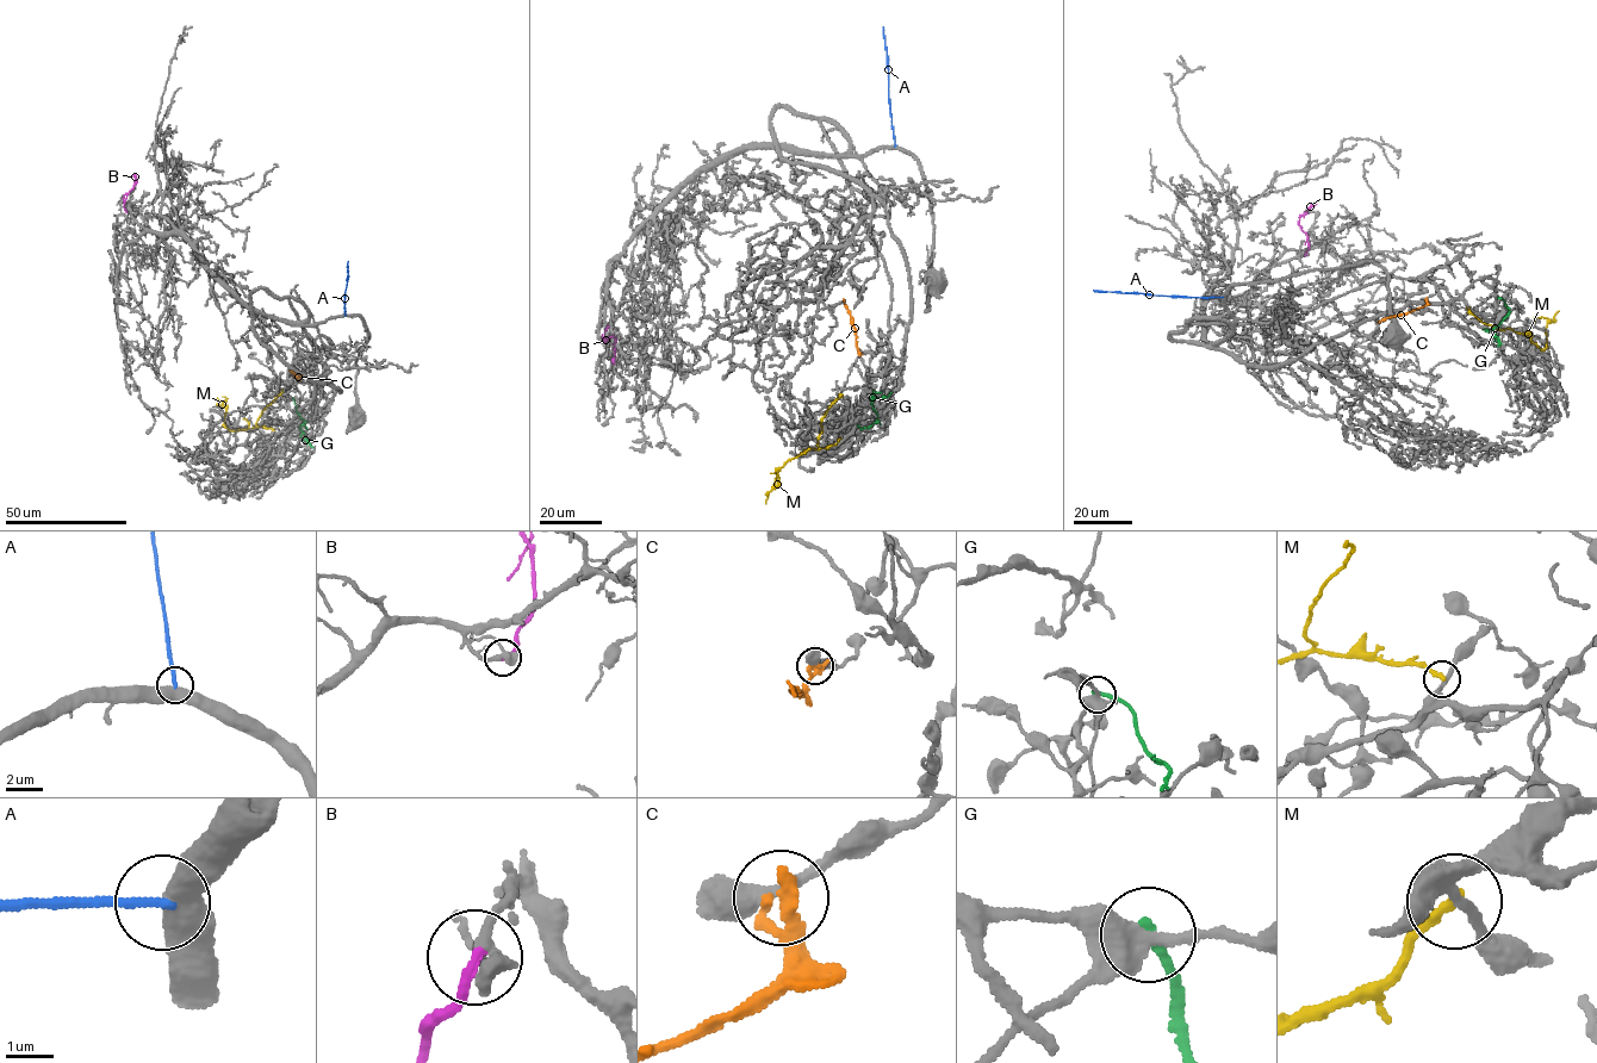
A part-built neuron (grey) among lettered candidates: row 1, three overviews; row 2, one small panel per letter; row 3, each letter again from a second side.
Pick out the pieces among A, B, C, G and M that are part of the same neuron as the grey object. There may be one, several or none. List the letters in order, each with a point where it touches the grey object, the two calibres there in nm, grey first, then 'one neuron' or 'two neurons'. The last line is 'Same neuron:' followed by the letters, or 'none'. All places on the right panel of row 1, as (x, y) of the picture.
A: contact (1222, 297); calibres 500 and 200 nm; two neurons
B: contact (1304, 255); calibres 320 and 220 nm; one neuron
C: contact (1425, 299); calibres 280 and 360 nm; two neurons
G: contact (1498, 297); calibres 440 and 240 nm; two neurons
M: contact (1524, 334); calibres 220 and 240 nm; two neurons
Same neuron: B

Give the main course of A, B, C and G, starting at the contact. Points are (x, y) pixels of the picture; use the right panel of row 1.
A: (1222, 297), (1093, 291)
B: (1304, 255), (1309, 240), (1299, 217), (1317, 201)
C: (1425, 299), (1424, 305), (1377, 322)
G: (1498, 298), (1509, 312), (1492, 330), (1498, 346)

